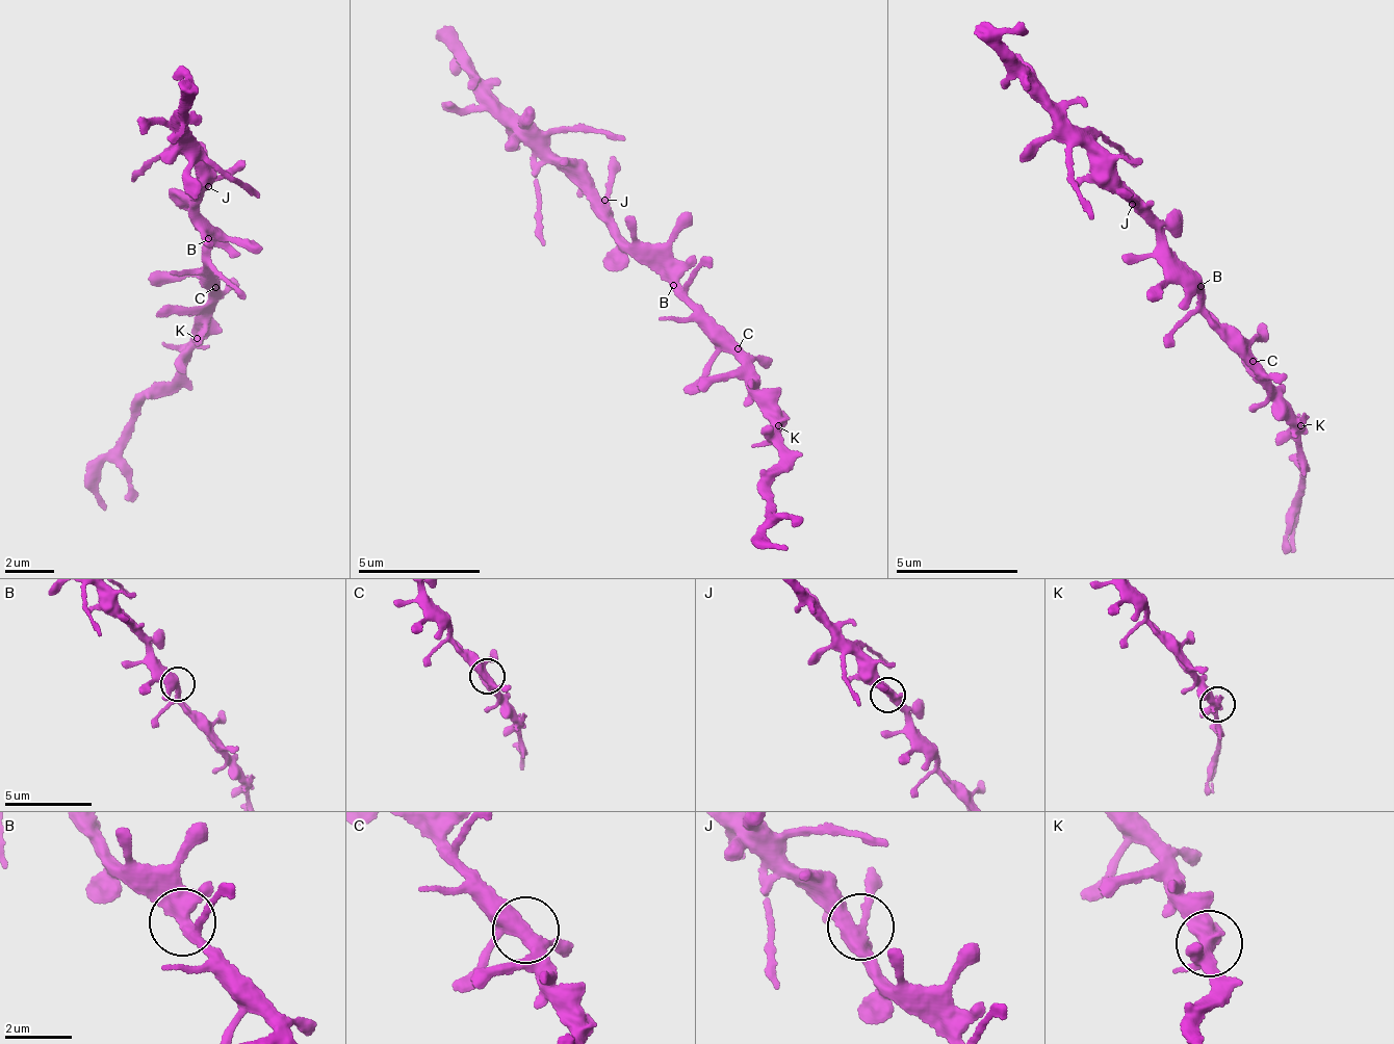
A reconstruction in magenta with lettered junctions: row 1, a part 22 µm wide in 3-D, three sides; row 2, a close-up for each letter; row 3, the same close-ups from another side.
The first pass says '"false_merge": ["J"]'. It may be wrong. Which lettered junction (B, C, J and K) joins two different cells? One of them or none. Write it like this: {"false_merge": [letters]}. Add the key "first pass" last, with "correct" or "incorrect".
{"false_merge": [], "first pass": "incorrect"}

